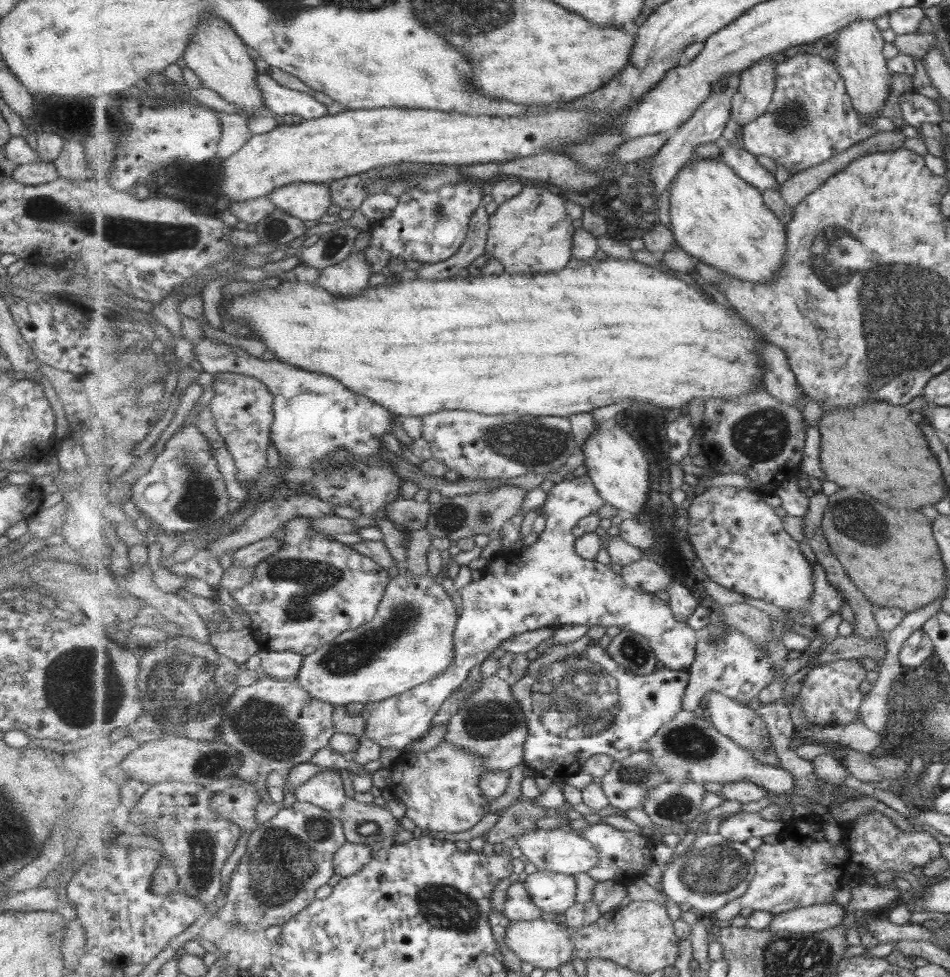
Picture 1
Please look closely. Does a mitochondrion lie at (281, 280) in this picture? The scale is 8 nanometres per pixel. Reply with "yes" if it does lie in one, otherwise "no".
no

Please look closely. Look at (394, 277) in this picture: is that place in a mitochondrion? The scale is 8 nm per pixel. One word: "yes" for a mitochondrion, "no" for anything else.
no

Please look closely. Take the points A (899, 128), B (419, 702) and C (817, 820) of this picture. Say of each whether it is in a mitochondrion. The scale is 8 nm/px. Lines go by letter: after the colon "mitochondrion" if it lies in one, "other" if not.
A: other
B: other
C: other

